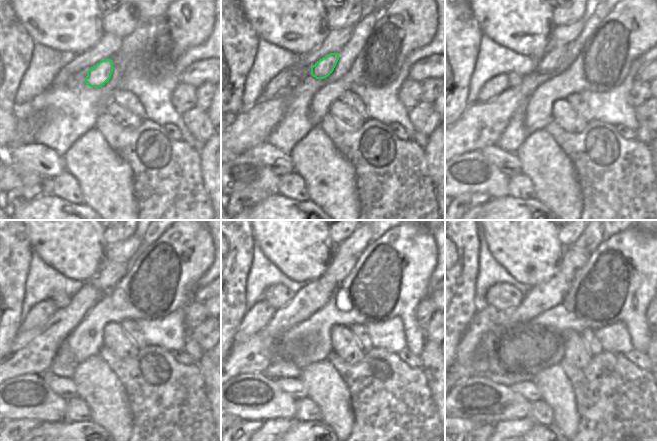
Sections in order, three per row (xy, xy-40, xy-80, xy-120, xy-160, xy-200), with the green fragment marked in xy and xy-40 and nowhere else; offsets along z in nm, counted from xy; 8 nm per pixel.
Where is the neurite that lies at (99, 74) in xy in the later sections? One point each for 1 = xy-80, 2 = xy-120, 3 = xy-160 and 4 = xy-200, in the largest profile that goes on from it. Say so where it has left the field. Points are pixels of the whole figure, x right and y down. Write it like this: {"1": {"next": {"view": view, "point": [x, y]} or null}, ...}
{"1": {"next": {"view": "xy-80", "point": [550, 61]}}, "2": {"next": {"view": "xy-120", "point": [110, 274]}}, "3": {"next": {"view": "xy-160", "point": [342, 265]}}, "4": {"next": {"view": "xy-200", "point": [574, 258]}}}

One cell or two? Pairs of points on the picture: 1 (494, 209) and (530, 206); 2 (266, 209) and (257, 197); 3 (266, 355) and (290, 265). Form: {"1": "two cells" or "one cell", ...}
{"1": "one cell", "2": "two cells", "3": "two cells"}

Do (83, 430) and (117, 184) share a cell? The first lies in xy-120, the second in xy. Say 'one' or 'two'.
two

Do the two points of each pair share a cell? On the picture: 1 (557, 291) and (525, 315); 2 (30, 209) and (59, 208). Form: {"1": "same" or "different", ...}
{"1": "same", "2": "same"}

